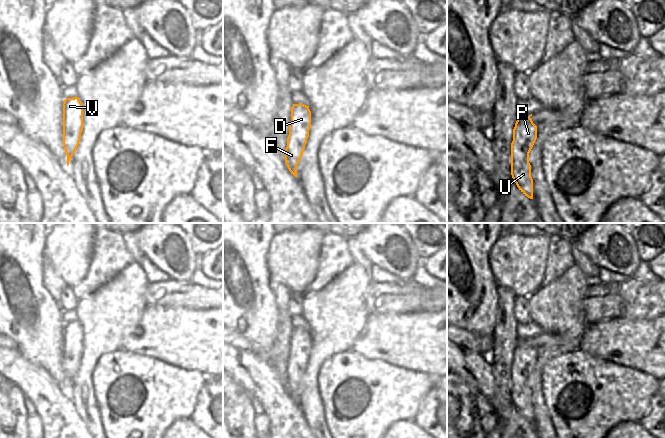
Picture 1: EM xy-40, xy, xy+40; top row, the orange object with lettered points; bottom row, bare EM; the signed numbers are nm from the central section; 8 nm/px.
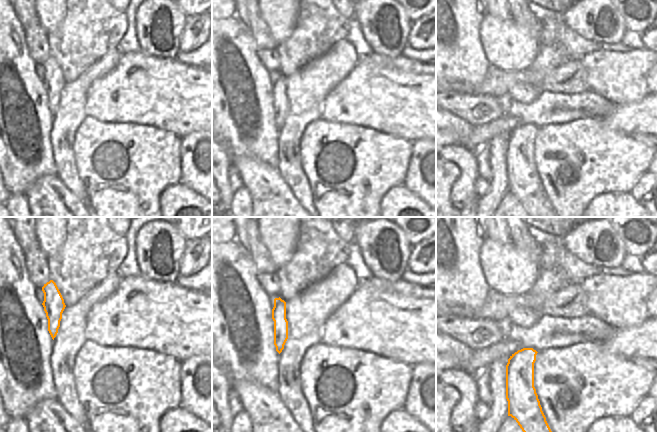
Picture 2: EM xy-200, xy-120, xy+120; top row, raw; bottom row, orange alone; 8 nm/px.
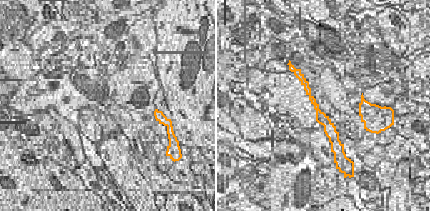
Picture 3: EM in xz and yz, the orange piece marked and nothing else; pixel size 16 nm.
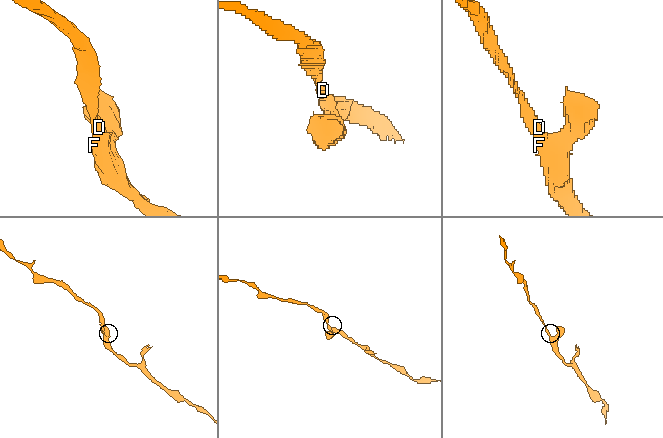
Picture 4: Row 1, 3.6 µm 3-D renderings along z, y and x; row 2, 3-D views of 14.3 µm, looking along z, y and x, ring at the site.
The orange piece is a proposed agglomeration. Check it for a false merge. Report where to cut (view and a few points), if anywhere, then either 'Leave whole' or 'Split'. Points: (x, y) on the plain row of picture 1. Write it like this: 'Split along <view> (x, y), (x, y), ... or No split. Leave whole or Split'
No split. Leave whole

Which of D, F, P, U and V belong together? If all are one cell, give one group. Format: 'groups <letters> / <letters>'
groups D F P U V

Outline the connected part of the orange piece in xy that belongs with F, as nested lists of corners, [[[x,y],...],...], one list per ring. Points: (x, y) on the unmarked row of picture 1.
[[[293,328],[291,331],[291,345],[289,347],[289,359],[285,373],[285,387],[295,401],[297,401],[297,389],[303,379],[309,353],[311,351],[311,335],[304,328]]]

